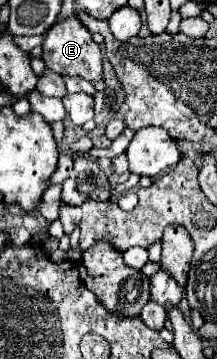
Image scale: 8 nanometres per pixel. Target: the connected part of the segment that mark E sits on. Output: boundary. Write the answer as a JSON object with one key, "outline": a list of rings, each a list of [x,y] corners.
{"outline":[[[66,18],[62,22],[56,22],[46,34],[42,42],[42,60],[48,70],[60,74],[60,76],[70,76],[70,78],[84,78],[88,82],[102,80],[102,54],[100,46],[92,40],[92,34],[88,28],[76,18]]]}

